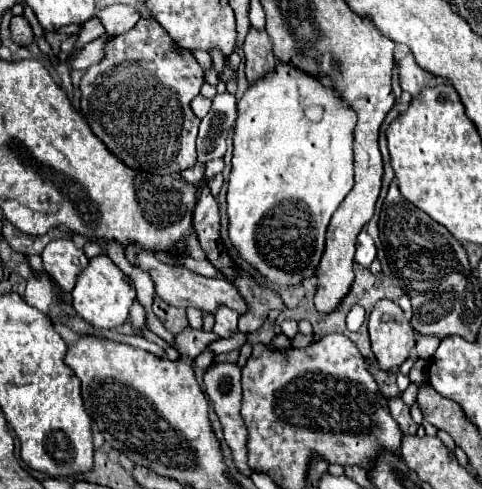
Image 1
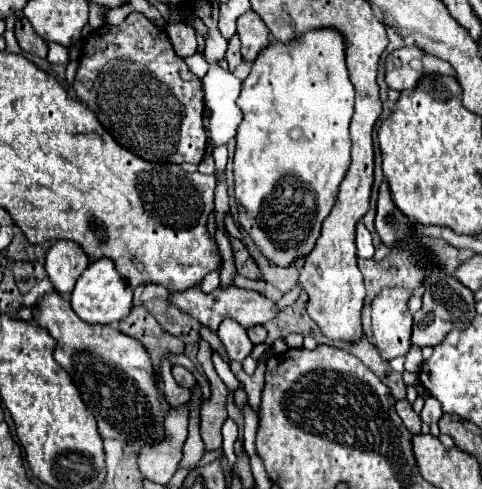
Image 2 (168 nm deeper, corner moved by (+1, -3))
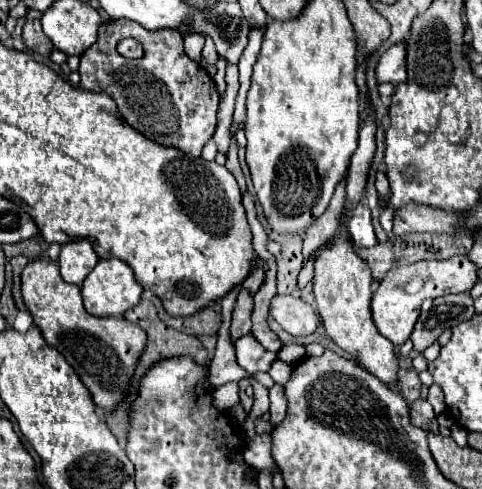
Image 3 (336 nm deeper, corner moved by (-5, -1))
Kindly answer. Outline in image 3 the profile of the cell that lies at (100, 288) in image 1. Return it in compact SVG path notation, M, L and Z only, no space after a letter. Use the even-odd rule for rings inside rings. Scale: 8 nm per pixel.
M99 260L81 286L85 310L93 316L123 316L129 308L139 304L143 288L135 282L133 270L123 260Z

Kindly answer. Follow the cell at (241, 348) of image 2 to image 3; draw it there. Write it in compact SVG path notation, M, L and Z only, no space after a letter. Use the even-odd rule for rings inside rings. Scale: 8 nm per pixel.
M247 334L247 336L241 336L237 338L235 342L235 350L237 350L237 364L247 370L249 374L255 374L255 372L267 372L271 362L277 358L273 352L265 350L253 334Z

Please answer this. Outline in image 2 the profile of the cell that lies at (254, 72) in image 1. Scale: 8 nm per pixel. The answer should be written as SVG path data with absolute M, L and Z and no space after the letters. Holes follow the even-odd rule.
M253 10L241 14L237 20L237 34L241 40L241 54L251 62L269 44L269 28L265 28L263 20Z

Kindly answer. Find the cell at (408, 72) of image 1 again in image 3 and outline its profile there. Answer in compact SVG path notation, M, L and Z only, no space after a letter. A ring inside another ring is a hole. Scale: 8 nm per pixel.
M395 44L391 46L377 64L377 80L379 82L391 82L391 84L399 84L399 82L407 82L407 48L405 44Z

